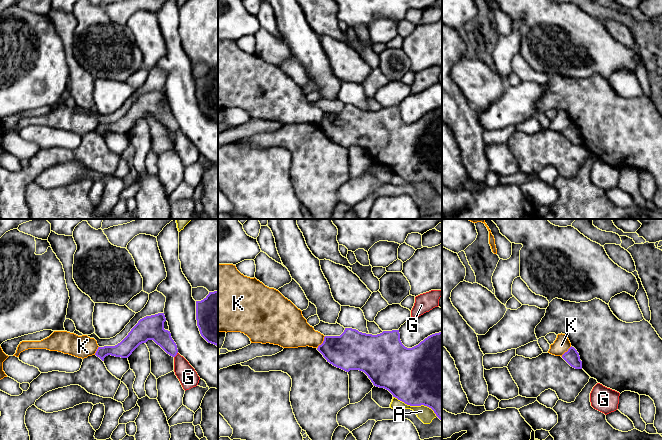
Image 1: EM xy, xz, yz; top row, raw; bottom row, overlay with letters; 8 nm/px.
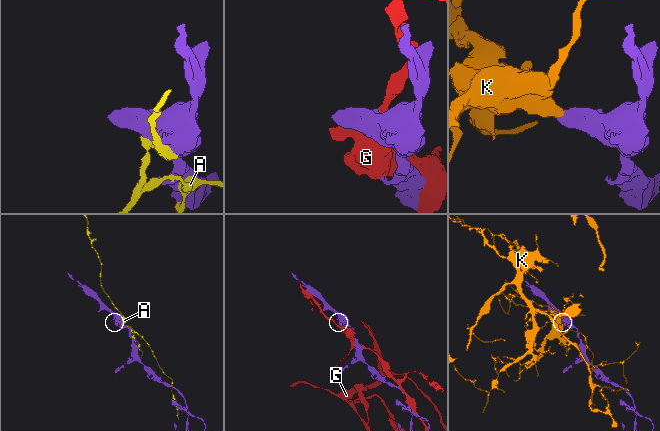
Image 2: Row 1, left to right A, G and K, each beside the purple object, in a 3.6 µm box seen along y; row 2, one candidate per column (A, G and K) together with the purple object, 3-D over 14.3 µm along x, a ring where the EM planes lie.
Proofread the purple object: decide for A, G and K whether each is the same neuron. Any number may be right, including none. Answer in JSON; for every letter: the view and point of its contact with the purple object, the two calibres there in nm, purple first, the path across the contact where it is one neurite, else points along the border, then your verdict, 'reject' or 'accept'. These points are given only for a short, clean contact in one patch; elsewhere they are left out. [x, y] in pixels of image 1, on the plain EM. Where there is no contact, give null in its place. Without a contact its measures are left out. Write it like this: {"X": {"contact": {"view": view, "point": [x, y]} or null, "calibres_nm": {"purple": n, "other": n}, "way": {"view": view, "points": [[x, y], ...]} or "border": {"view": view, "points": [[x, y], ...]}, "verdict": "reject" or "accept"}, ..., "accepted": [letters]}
{"A": {"contact": {"view": "xz", "point": [416, 181]}, "calibres_nm": {"purple": 480, "other": 120}, "verdict": "reject"}, "G": {"contact": {"view": "xy", "point": [176, 130]}, "calibres_nm": {"purple": 150, "other": 160}, "verdict": "reject"}, "K": {"contact": {"view": "xz", "point": [323, 118]}, "calibres_nm": {"purple": 320, "other": 260}, "border": {"view": "xz", "points": [[325, 112], [317, 124]]}, "verdict": "reject"}, "accepted": []}

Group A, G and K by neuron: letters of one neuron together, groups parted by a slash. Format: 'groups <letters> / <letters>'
groups A / G / K

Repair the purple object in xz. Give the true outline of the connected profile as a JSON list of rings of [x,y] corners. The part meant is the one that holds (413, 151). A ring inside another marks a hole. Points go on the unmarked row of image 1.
[[[345,104],[340,112],[325,112],[317,126],[333,142],[346,148],[364,148],[374,162],[388,166],[407,181],[431,184],[442,197],[442,108],[407,124],[400,116],[399,106],[372,111]]]

